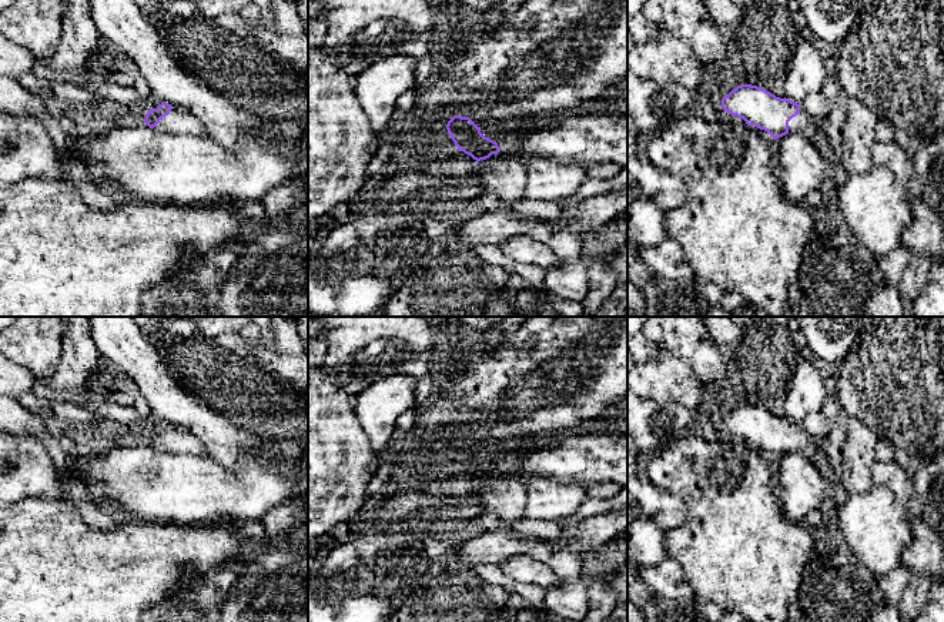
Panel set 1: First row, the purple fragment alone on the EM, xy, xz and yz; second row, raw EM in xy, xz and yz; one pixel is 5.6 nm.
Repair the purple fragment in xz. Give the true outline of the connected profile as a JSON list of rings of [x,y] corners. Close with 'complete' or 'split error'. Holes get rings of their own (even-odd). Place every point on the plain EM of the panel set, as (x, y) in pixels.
[[[453,435],[446,449],[459,471],[479,481],[478,501],[488,512],[509,524],[525,519],[526,485],[519,478],[508,478],[498,462],[485,457],[469,437]]]; split error

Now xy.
[[[168,422],[148,429],[143,441],[160,452],[207,455],[205,447],[195,435]]]; split error

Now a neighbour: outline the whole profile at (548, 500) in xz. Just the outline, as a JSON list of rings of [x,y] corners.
[[[529,478],[526,485],[525,516],[529,519],[559,521],[573,515],[586,498],[586,486],[562,485],[549,478]]]

